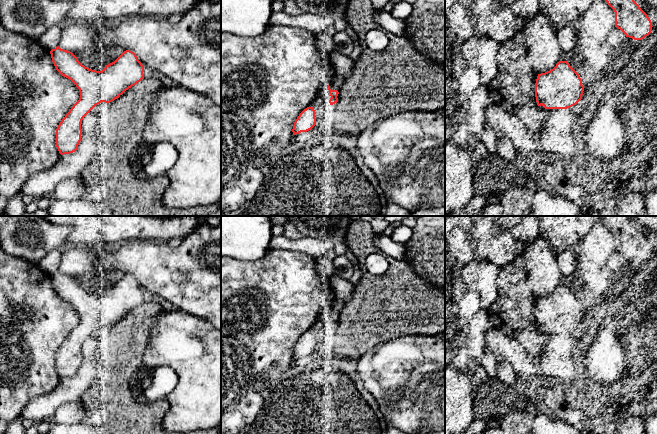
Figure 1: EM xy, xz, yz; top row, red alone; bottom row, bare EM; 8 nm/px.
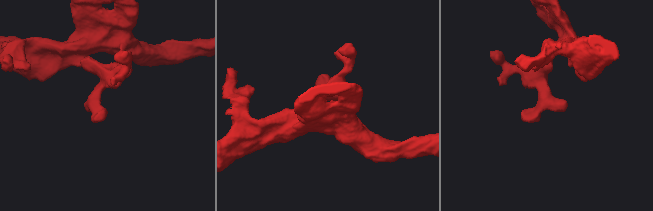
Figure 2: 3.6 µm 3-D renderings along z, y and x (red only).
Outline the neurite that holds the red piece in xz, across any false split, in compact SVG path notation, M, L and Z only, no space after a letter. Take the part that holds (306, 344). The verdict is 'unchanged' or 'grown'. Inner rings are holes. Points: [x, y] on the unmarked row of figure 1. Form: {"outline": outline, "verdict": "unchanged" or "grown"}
{"outline": "M307 331L299 338L294 346L292 353L293 359L311 354L315 348L315 334L313 331Z", "verdict": "unchanged"}

